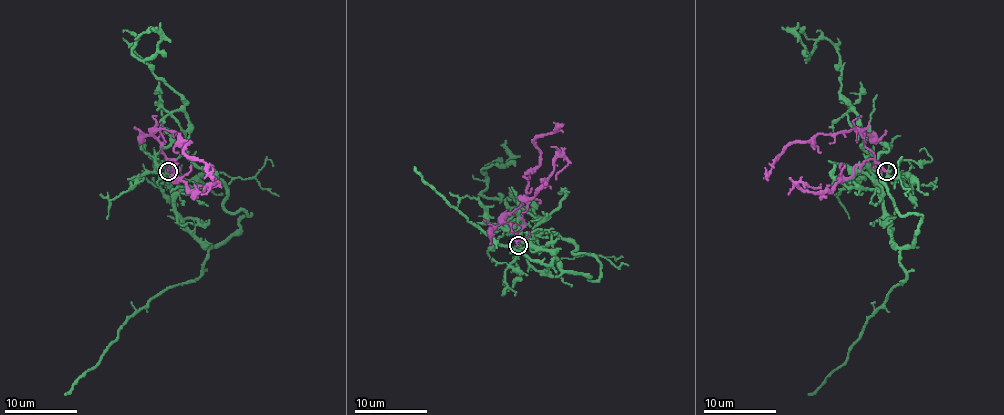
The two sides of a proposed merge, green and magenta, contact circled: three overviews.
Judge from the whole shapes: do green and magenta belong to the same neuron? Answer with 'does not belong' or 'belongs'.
does not belong

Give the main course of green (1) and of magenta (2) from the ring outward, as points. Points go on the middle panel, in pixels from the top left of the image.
1: (518, 246), (600, 274), (557, 234), (535, 246), (527, 199), (482, 193), (506, 141)
2: (518, 245), (504, 219), (526, 197), (527, 175), (538, 164), (540, 150), (533, 141), (562, 124)

